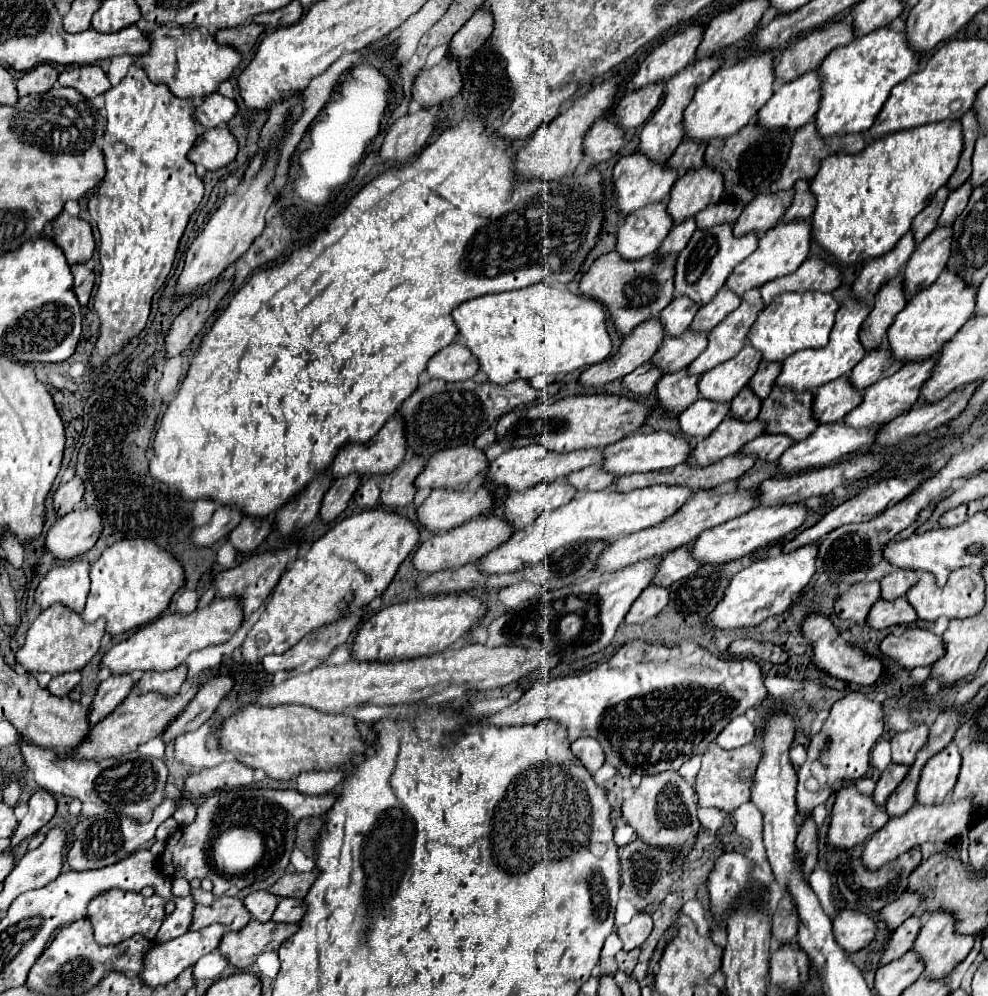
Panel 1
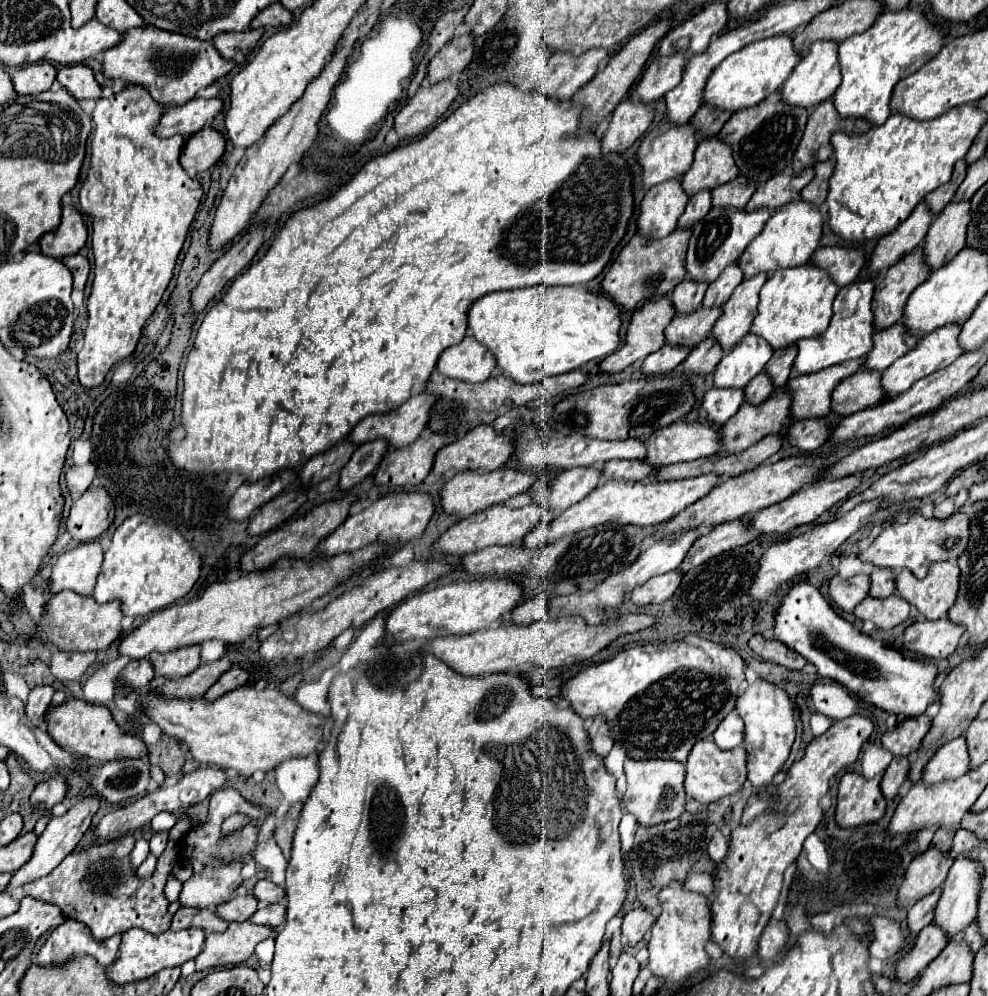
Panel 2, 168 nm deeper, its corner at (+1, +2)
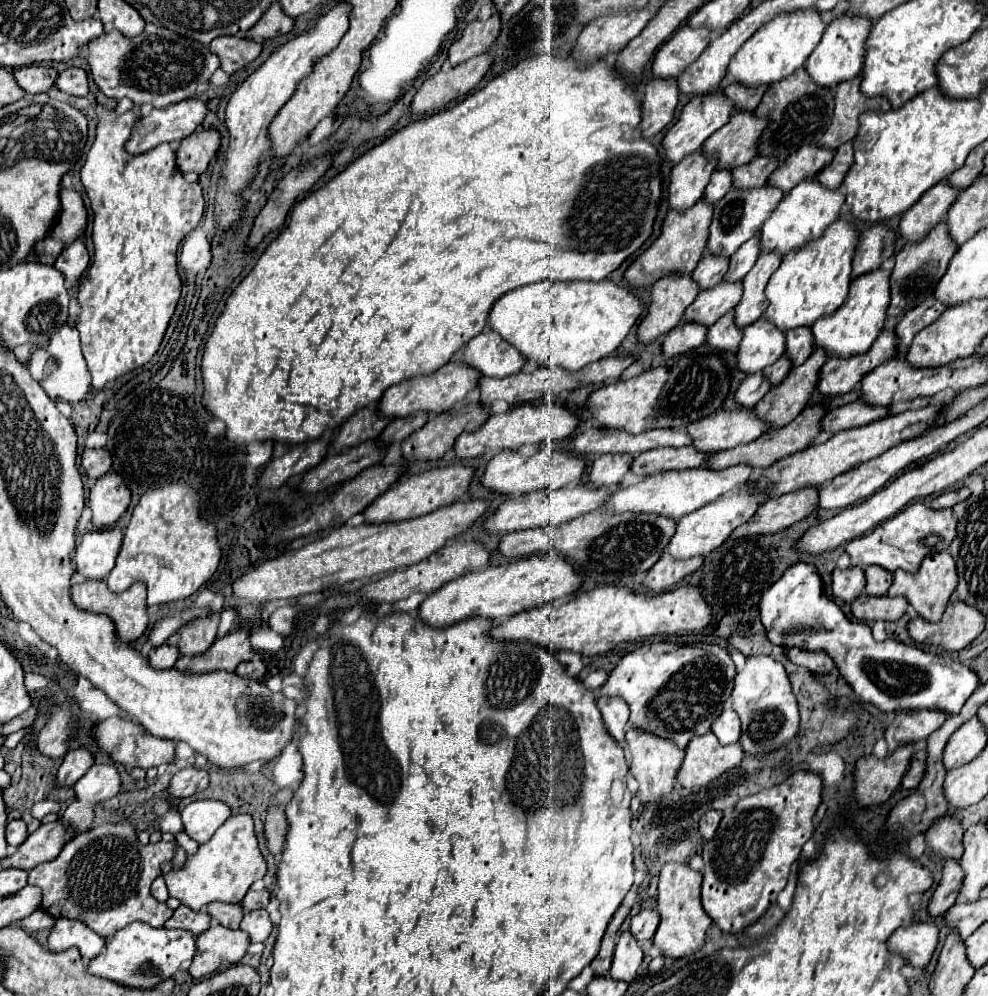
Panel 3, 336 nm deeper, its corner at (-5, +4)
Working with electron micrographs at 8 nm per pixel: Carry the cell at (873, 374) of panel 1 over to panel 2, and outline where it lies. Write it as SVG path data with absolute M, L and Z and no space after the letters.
M902 320L886 330L876 330L874 348L870 350L870 356L866 356L864 368L882 372L916 344L918 340L914 340L914 336L906 336L906 332L902 332Z

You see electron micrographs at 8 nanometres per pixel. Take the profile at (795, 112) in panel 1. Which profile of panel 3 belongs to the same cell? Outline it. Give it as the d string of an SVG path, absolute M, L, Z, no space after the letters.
M838 16L830 22L830 26L826 28L820 44L814 48L814 52L808 56L804 68L808 72L808 76L812 78L812 82L816 86L822 88L830 88L836 86L840 82L852 80L858 76L860 66L862 66L862 58L864 58L864 38L868 36L872 22L866 18L854 18L854 16Z

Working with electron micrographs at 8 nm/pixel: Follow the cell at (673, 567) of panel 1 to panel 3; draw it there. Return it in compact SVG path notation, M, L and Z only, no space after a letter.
M802 488L802 490L784 494L784 496L778 496L778 498L770 498L768 502L764 502L756 510L756 514L746 524L738 526L728 540L732 540L732 538L744 538L744 536L754 536L754 534L776 534L776 532L792 526L794 522L806 518L816 508L816 502L818 502L818 490L816 488Z

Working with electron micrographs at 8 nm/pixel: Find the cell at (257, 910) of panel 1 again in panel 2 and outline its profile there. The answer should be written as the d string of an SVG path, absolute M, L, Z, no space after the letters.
M234 896L226 904L220 904L216 908L216 914L224 918L226 922L246 922L254 910L258 908L258 900L254 896Z

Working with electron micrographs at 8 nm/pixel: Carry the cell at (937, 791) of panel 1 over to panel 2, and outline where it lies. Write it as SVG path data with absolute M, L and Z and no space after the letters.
M960 734L958 738L946 742L946 746L940 746L934 752L934 756L928 760L924 768L922 780L926 784L938 784L942 780L954 780L956 776L962 776L968 770L970 770L970 758L966 736Z

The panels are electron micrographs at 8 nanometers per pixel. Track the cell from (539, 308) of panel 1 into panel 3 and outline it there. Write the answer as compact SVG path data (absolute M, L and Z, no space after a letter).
M554 282L526 284L500 296L488 316L488 326L536 366L560 366L578 372L590 362L616 352L642 314L640 300L614 282Z

